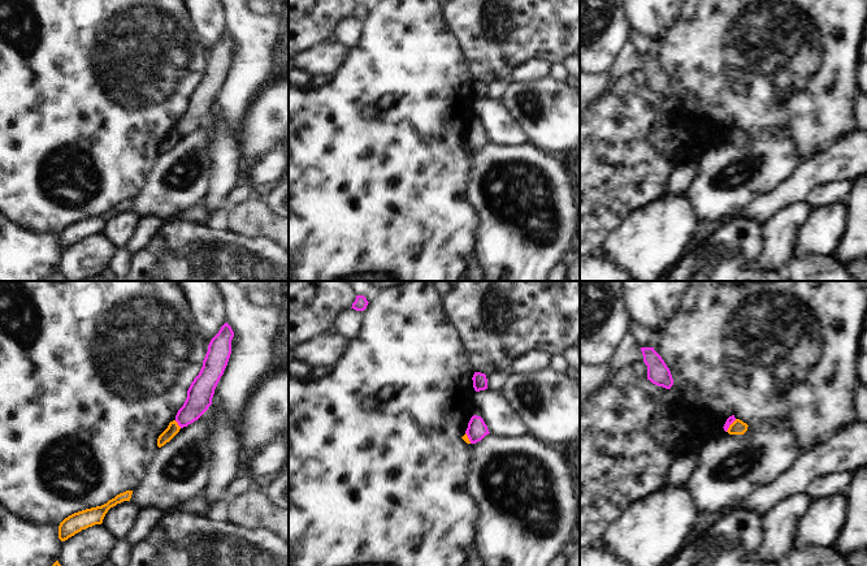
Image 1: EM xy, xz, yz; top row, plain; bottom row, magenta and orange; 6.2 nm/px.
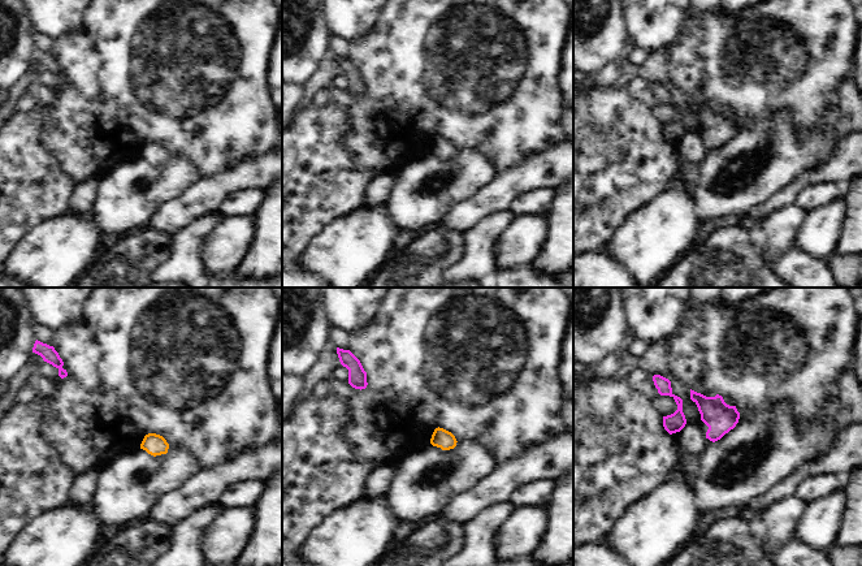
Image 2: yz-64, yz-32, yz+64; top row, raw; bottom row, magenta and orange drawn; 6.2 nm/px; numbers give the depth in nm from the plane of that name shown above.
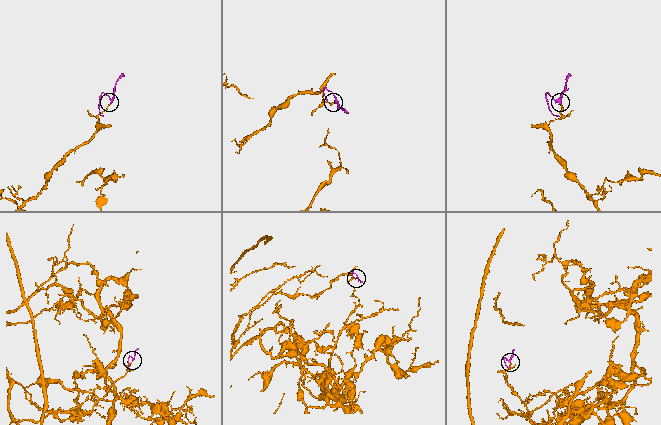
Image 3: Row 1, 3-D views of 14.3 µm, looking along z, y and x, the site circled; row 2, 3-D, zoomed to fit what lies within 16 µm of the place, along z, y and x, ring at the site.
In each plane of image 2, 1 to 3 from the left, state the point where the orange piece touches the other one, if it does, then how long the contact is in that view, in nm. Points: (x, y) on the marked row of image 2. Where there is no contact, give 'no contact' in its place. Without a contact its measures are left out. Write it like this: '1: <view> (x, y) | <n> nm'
1: no contact
2: no contact
3: no contact

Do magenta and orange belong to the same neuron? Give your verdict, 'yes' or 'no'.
no

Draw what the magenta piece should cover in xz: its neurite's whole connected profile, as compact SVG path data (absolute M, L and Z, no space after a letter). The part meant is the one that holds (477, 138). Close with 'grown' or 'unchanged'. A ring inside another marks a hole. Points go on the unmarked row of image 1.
M473 124L468 131L468 137L465 139L471 152L476 152L481 150L486 143L489 143L487 134L485 133L481 125Z; unchanged

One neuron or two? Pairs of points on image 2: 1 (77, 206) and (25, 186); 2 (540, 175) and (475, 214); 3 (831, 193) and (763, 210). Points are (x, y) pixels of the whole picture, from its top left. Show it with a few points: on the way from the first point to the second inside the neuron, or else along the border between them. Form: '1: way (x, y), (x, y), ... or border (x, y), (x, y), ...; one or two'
1: border (76, 186), (70, 197), (69, 208); two
2: way (524, 177), (510, 182), (490, 199); one
3: border (819, 184), (808, 184), (792, 203); two

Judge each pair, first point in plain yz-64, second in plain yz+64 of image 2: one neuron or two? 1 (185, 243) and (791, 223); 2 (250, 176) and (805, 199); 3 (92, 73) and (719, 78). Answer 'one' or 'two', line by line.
1: one
2: two
3: one

